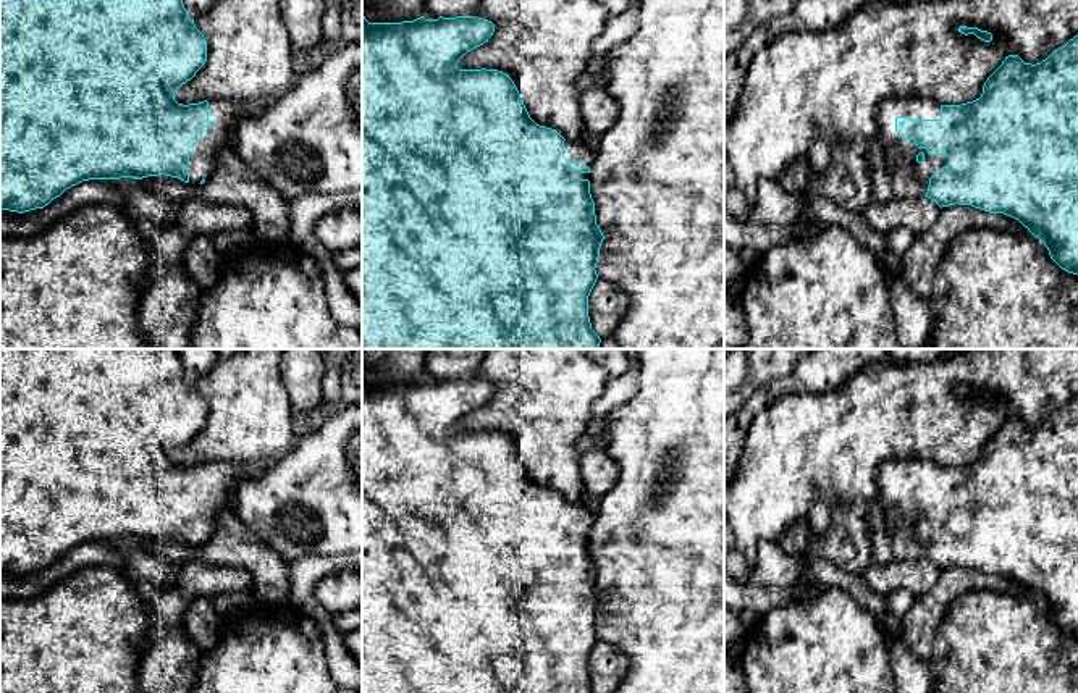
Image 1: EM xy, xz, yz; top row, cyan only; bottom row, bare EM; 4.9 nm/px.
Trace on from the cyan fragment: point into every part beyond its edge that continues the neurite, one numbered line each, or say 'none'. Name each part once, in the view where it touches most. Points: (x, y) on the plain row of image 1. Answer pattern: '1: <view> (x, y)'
1: yz (910, 541)

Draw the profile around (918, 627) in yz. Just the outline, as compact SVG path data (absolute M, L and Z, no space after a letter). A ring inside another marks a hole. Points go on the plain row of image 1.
M971 567L942 569L936 583L920 598L900 620L900 638L907 649L921 661L929 661L937 627L949 607L960 596L992 590L1013 596L1031 596L1018 582L1004 575L989 575Z

